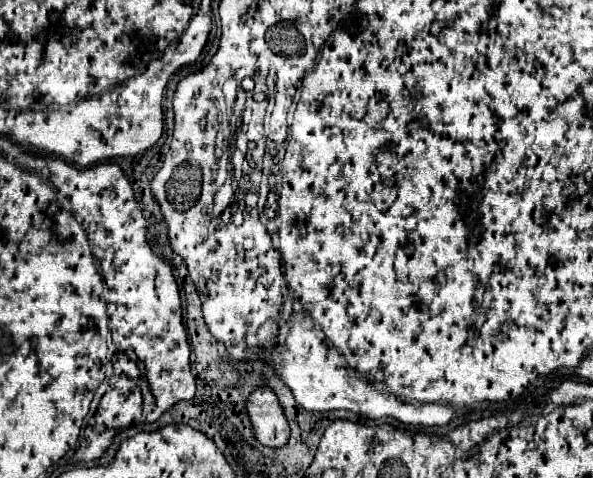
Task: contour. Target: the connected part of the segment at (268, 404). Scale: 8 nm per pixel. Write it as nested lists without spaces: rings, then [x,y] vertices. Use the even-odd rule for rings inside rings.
[[[258,388],[246,402],[246,410],[254,426],[254,436],[260,444],[280,448],[288,442],[290,426],[276,394],[270,388]]]

